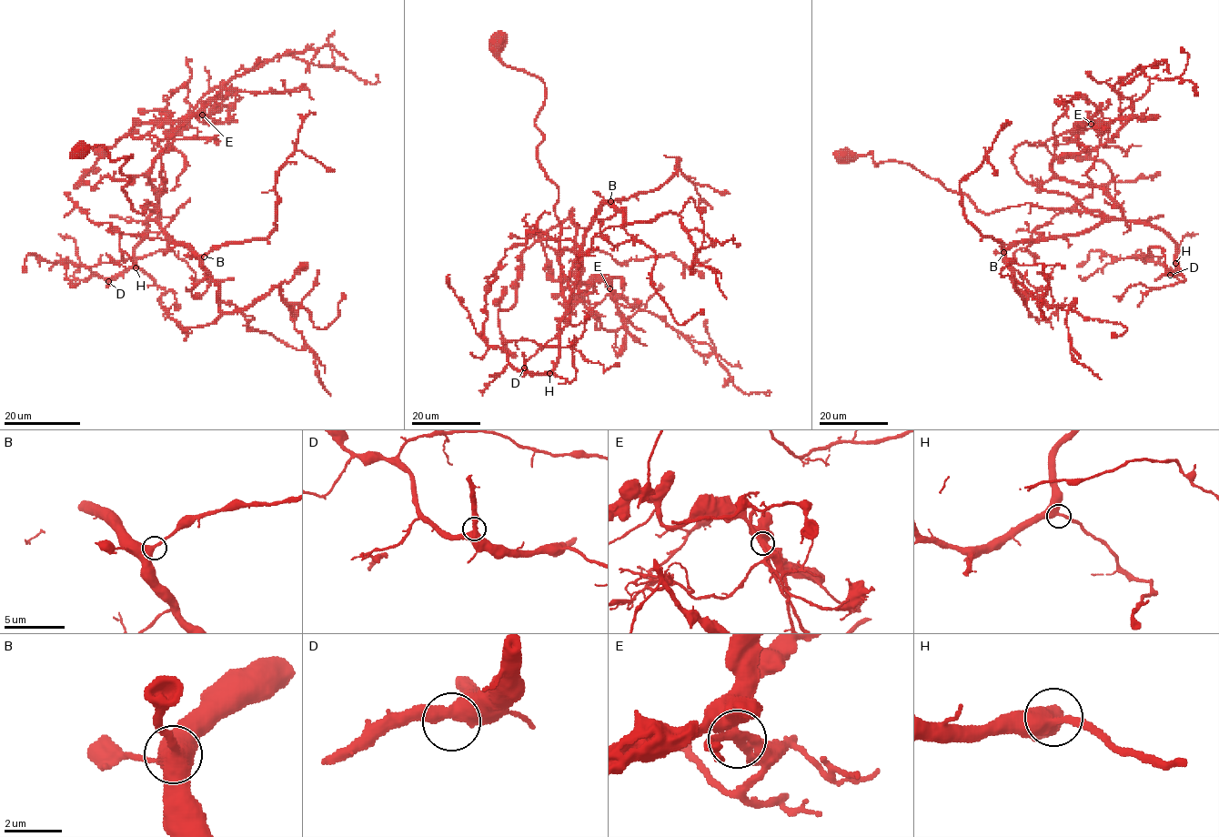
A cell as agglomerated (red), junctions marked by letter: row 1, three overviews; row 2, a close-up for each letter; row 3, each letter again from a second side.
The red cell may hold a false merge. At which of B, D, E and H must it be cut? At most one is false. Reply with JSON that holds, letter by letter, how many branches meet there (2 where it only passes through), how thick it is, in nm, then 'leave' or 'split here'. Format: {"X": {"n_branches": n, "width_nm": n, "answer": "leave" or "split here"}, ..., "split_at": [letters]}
{"B": {"n_branches": 2, "width_nm": 440, "answer": "leave"}, "D": {"n_branches": 2, "width_nm": 480, "answer": "leave"}, "E": {"n_branches": 2, "width_nm": 440, "answer": "split here"}, "H": {"n_branches": 2, "width_nm": 480, "answer": "leave"}, "split_at": ["E"]}

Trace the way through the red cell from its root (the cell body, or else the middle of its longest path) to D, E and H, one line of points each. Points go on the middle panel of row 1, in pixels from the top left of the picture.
D: (498, 41), (506, 65), (544, 84), (538, 160), (558, 189), (571, 292), (557, 364), (549, 374), (524, 368)
E: (498, 41), (506, 65), (544, 84), (535, 126), (558, 189), (561, 320), (565, 250), (583, 300), (609, 288)
H: (498, 41), (499, 58), (545, 88), (538, 160), (558, 189), (571, 292), (549, 373)

